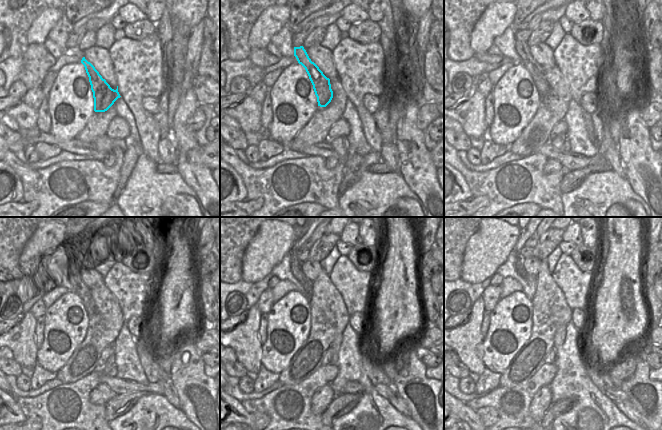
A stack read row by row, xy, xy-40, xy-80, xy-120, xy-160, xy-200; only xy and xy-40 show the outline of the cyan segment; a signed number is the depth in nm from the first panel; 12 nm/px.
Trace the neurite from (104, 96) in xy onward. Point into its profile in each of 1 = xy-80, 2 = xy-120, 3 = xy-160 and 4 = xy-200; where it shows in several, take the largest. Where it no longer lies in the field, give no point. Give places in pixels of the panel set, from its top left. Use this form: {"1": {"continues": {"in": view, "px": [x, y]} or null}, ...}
{"1": {"continues": {"in": "xy-80", "px": [537, 72]}}, "2": {"continues": {"in": "xy-120", "px": [83, 289]}}, "3": {"continues": {"in": "xy-160", "px": [296, 269]}}, "4": {"continues": {"in": "xy-200", "px": [519, 267]}}}

